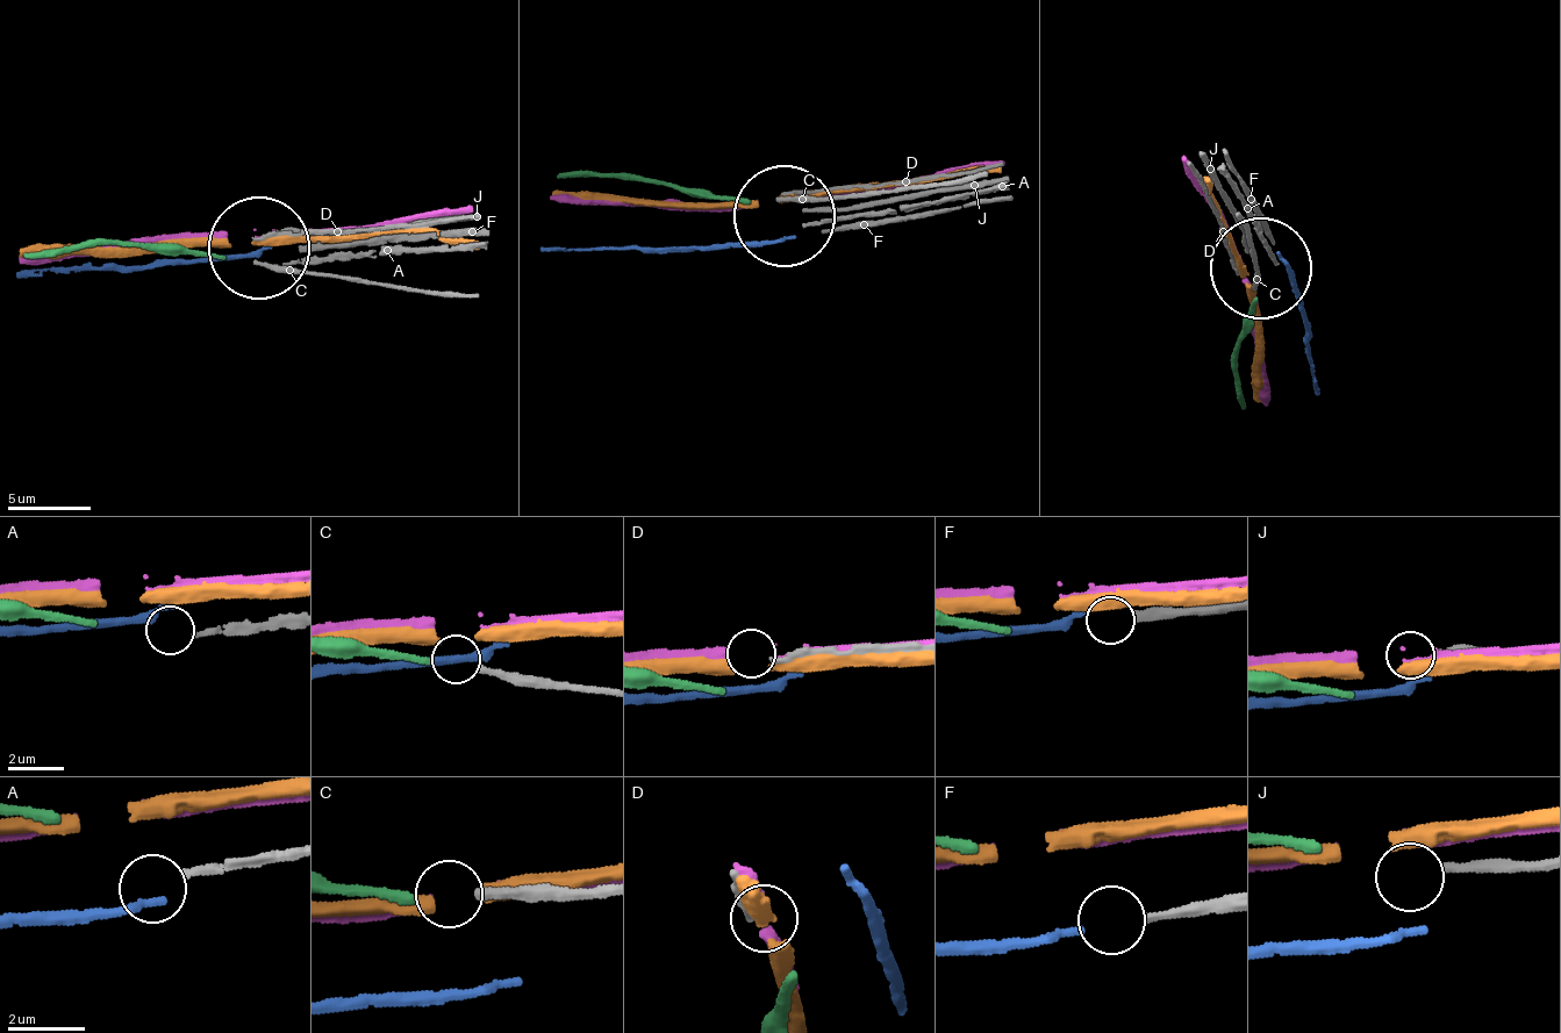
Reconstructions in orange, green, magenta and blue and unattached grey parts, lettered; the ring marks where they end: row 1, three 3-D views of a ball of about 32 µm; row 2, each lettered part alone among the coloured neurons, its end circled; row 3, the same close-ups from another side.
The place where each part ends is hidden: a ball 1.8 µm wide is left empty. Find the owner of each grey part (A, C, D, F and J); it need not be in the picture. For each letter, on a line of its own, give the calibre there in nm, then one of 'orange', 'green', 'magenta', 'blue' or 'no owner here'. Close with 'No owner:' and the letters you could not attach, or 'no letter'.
A: 200 nm | no owner here
C: 240 nm | green
D: 180 nm | no owner here
F: 280 nm | blue
J: 280 nm | no owner here
No owner: A, D, J

